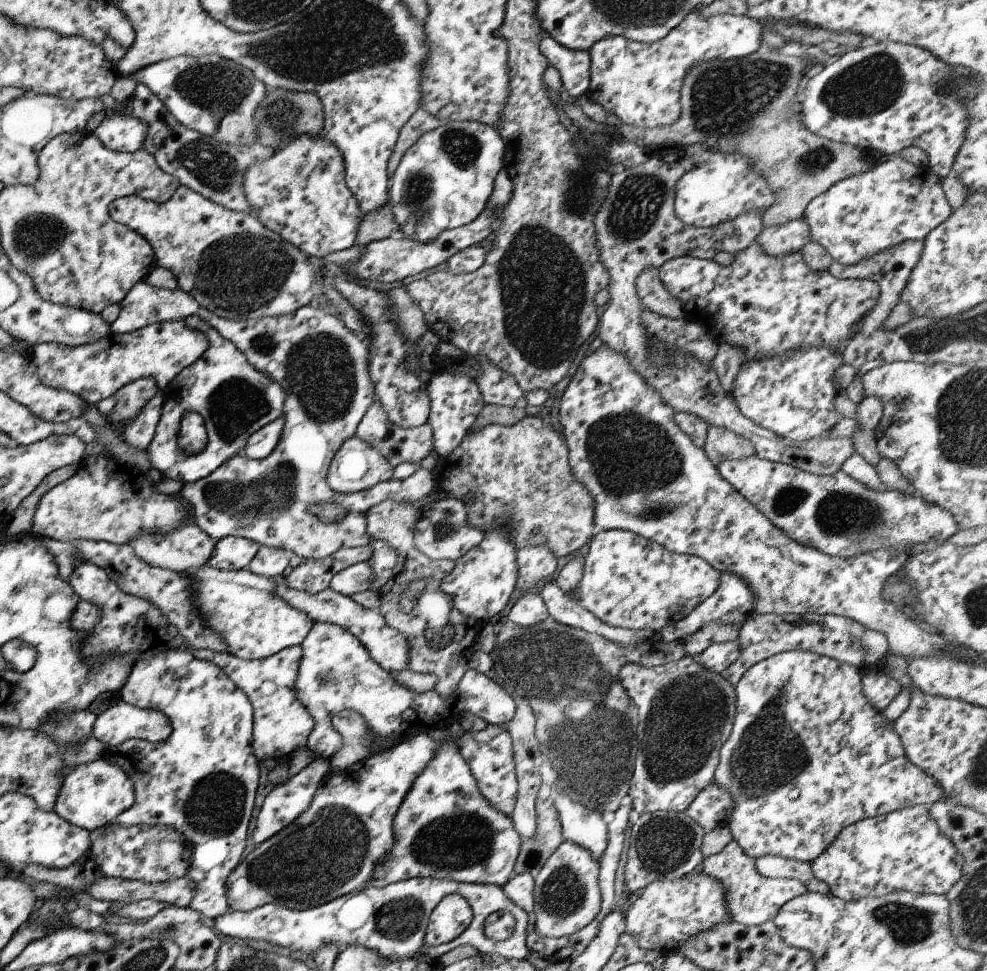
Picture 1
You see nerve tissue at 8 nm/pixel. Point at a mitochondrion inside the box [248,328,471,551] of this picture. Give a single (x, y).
(443, 530)

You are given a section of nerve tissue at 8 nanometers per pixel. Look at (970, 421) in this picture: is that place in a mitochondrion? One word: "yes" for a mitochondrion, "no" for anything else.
yes

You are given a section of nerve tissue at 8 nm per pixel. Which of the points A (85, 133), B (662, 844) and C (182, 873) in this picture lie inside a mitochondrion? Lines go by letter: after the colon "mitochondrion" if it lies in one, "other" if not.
A: other
B: mitochondrion
C: other

